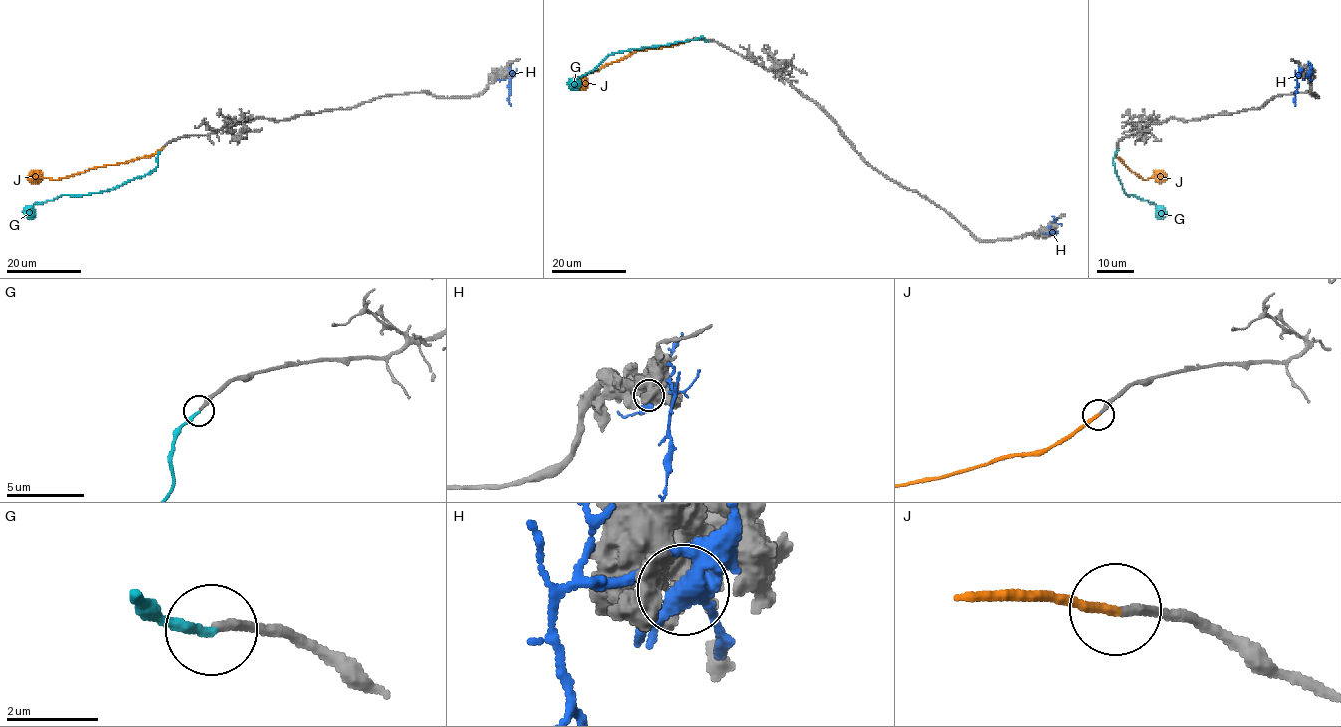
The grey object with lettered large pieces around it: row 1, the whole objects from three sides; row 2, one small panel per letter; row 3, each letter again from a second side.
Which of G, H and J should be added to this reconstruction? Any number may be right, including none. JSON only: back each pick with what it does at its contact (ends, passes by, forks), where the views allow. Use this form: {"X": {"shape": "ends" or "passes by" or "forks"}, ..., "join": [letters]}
{"J": {"shape": "ends"}, "join": ["J"]}

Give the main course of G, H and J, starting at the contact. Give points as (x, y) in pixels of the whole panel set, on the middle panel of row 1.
G: (708, 41), (702, 36), (611, 53), (594, 69), (581, 75), (573, 87)
H: (1049, 229), (1054, 228), (1053, 216), (1056, 217)
J: (708, 40), (639, 50), (588, 72), (577, 87)

